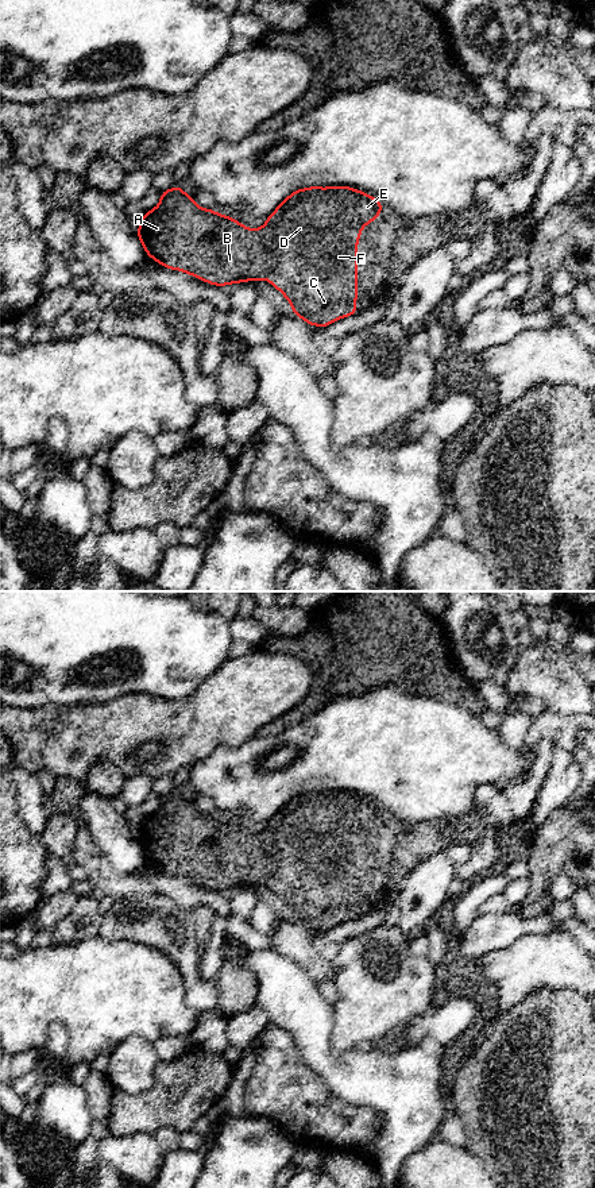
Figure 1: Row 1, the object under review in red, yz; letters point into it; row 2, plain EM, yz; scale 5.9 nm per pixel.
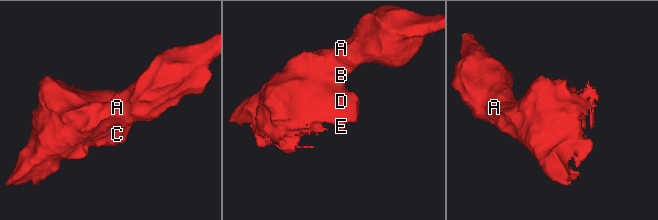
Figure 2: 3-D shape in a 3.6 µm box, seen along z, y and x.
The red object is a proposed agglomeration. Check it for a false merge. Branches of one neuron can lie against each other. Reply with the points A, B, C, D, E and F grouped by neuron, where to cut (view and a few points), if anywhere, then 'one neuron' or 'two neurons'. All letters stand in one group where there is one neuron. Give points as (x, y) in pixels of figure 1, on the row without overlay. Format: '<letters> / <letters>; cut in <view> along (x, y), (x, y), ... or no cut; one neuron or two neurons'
A B C D E F; no cut; one neuron

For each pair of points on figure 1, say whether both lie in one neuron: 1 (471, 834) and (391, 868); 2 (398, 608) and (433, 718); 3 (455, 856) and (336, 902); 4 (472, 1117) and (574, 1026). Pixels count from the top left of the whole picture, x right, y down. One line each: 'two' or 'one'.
1: one
2: two
3: two
4: one

